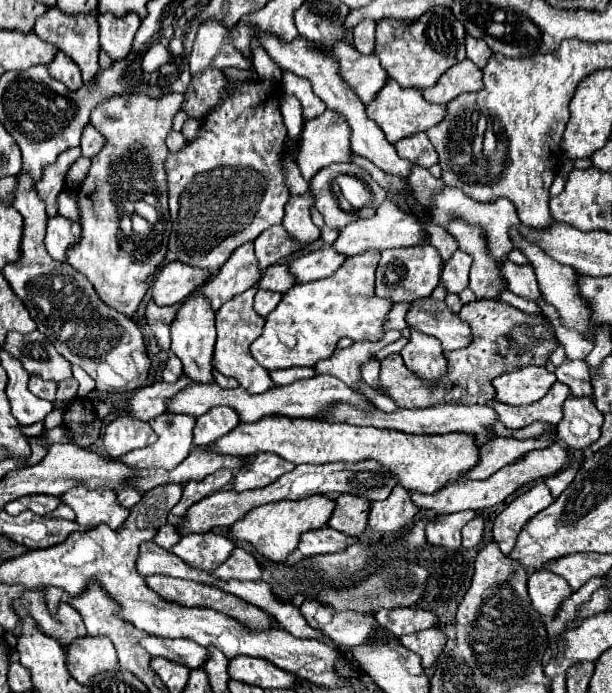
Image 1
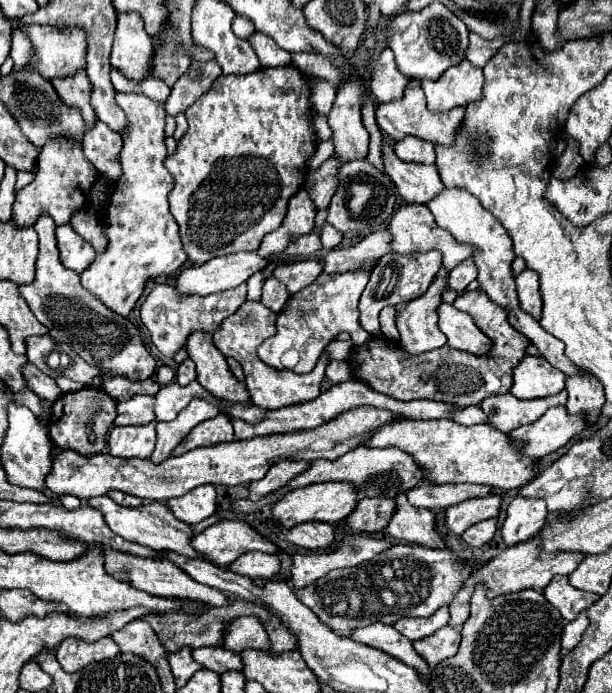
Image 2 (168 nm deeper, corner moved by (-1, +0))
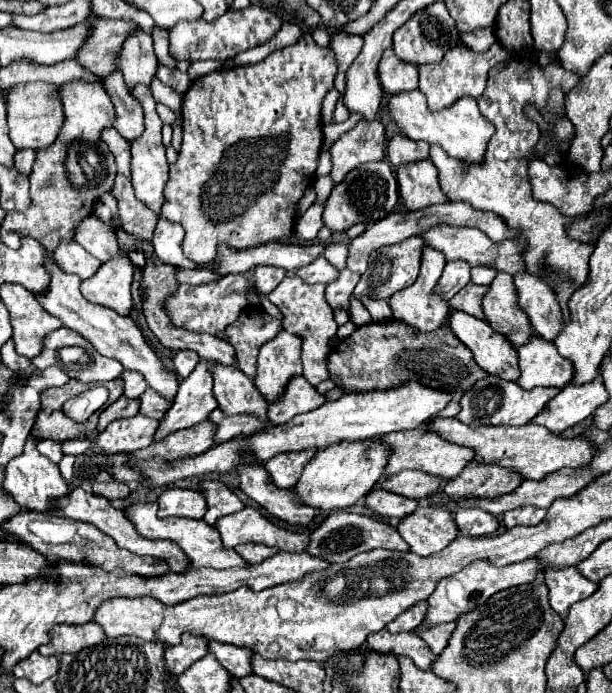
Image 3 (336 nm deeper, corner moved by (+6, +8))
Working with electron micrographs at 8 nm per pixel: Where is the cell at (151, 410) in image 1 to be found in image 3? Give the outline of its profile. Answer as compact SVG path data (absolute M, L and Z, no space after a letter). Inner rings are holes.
M120 396L116 402L112 402L108 408L104 408L100 412L100 420L98 420L98 430L102 432L112 420L116 418L130 418L136 416L140 412L140 400L138 398L126 398Z

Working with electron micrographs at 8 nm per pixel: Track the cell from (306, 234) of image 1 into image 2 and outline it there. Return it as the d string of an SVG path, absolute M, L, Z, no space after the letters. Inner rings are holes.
M333 156L327 162L323 162L321 168L309 170L307 182L303 184L303 188L307 188L311 192L311 198L317 206L317 210L329 206L329 202L337 190L337 184L339 184L339 168L341 168L341 164Z

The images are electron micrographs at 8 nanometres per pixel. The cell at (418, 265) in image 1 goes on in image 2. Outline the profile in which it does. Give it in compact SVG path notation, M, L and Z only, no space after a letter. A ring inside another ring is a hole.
M425 252L425 254L385 254L377 266L371 270L371 278L367 288L361 294L359 300L359 312L361 312L361 326L363 330L367 330L371 336L375 332L375 322L379 318L381 308L385 306L397 306L397 304L407 304L409 300L419 298L421 294L425 294L425 290L429 288L429 284L433 282L433 278L437 276L441 268L441 254L439 252Z

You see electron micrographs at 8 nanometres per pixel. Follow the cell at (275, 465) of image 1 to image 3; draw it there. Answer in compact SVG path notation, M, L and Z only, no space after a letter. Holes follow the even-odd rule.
M312 448L304 452L274 456L264 464L264 468L278 488L292 488L292 484L296 484L296 478L300 478L300 472L304 470L304 466L314 458L314 452L316 450Z

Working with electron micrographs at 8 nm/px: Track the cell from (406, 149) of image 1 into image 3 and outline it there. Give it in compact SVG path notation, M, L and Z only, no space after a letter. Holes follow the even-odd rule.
M392 136L388 140L388 146L386 146L386 152L388 152L388 160L394 164L394 166L402 166L406 162L418 162L422 158L428 158L428 144L426 142L414 142L414 140L408 140L406 136Z

